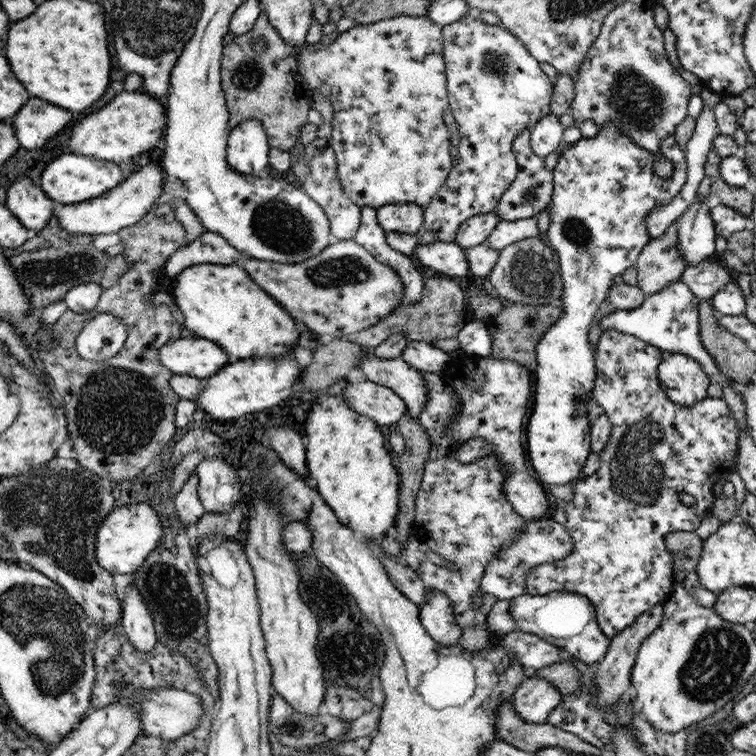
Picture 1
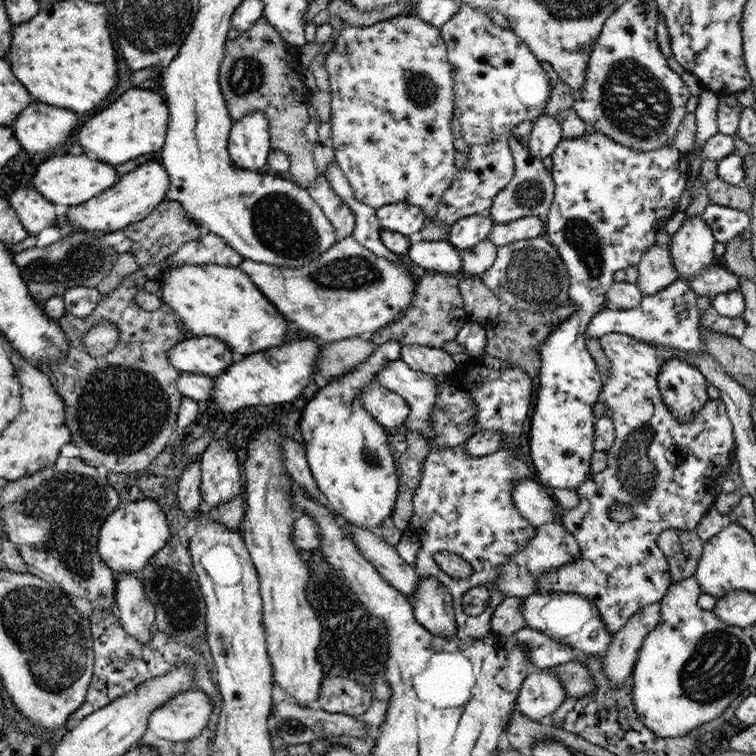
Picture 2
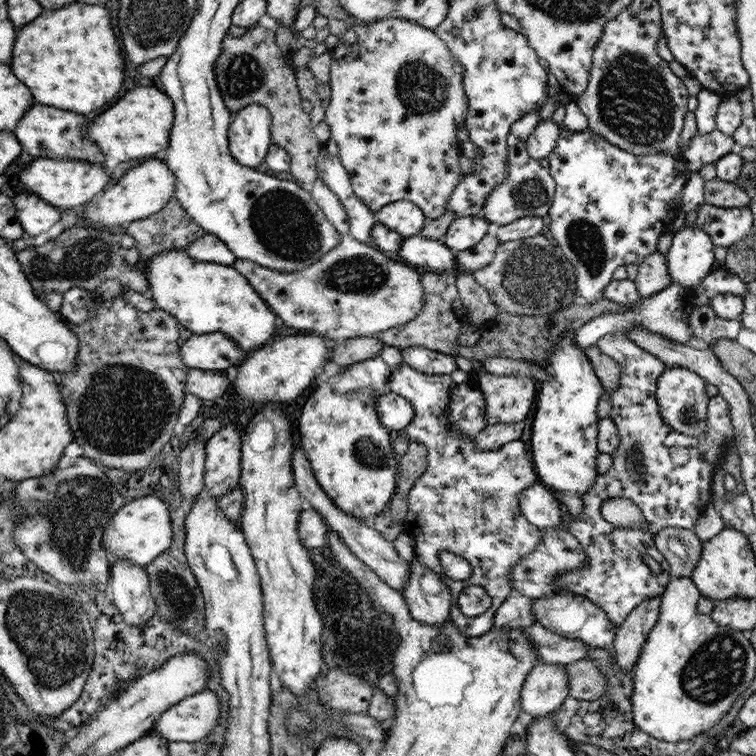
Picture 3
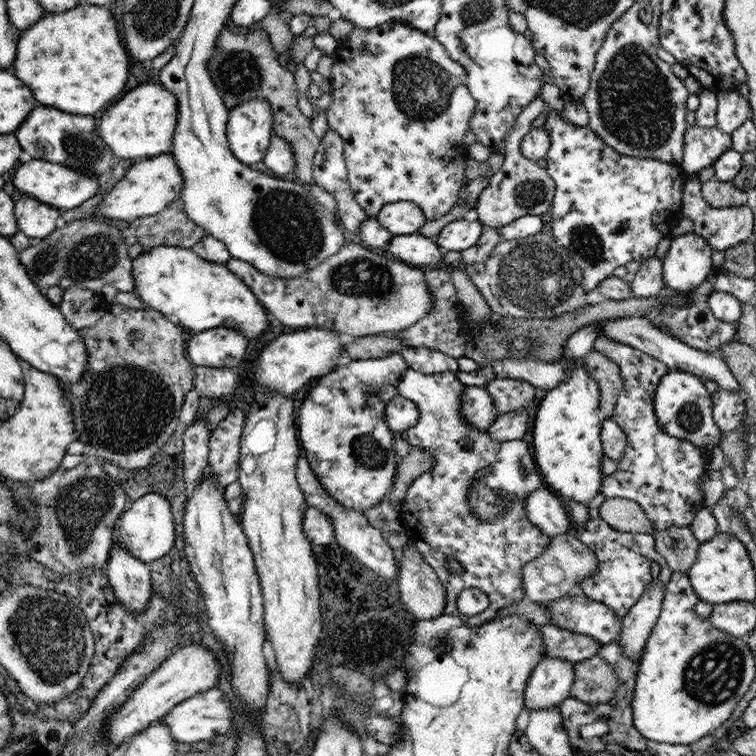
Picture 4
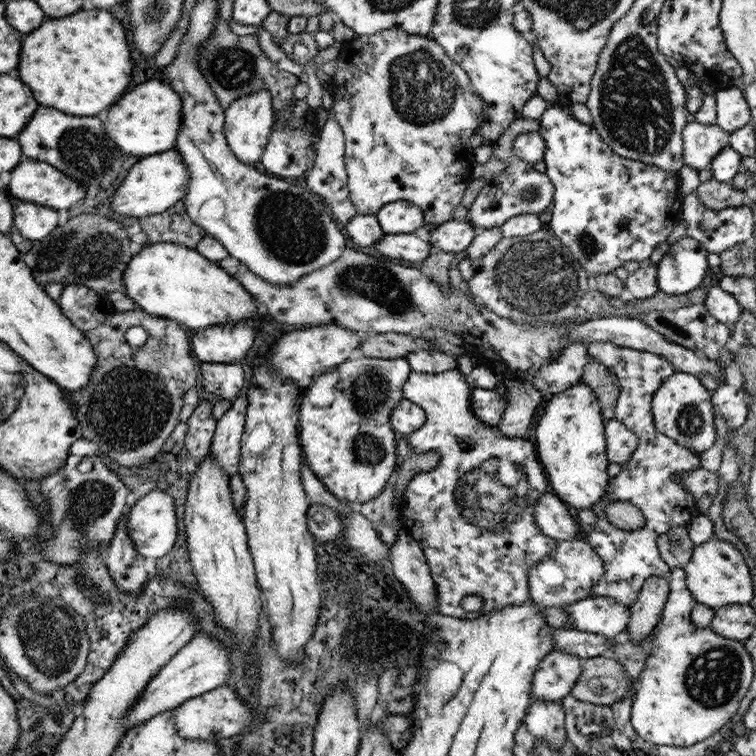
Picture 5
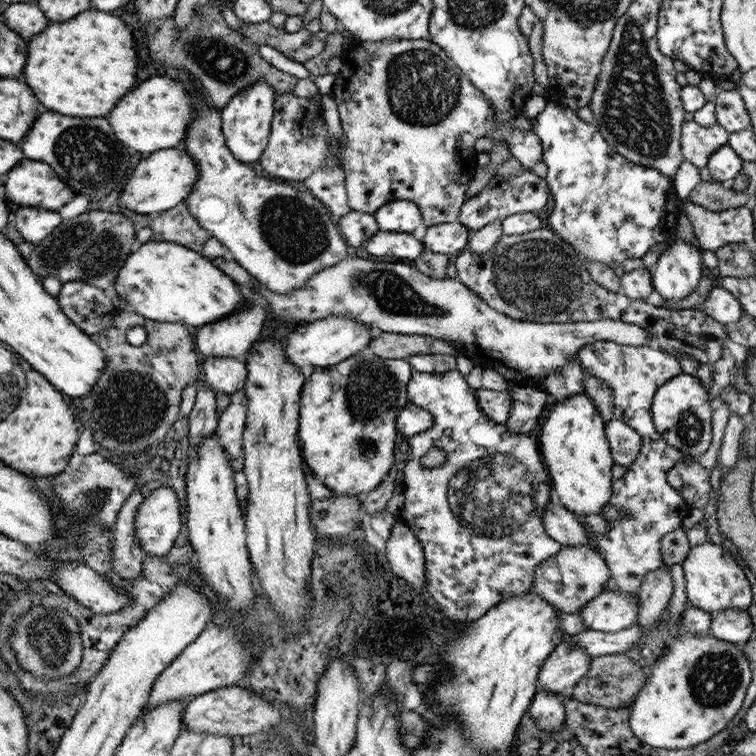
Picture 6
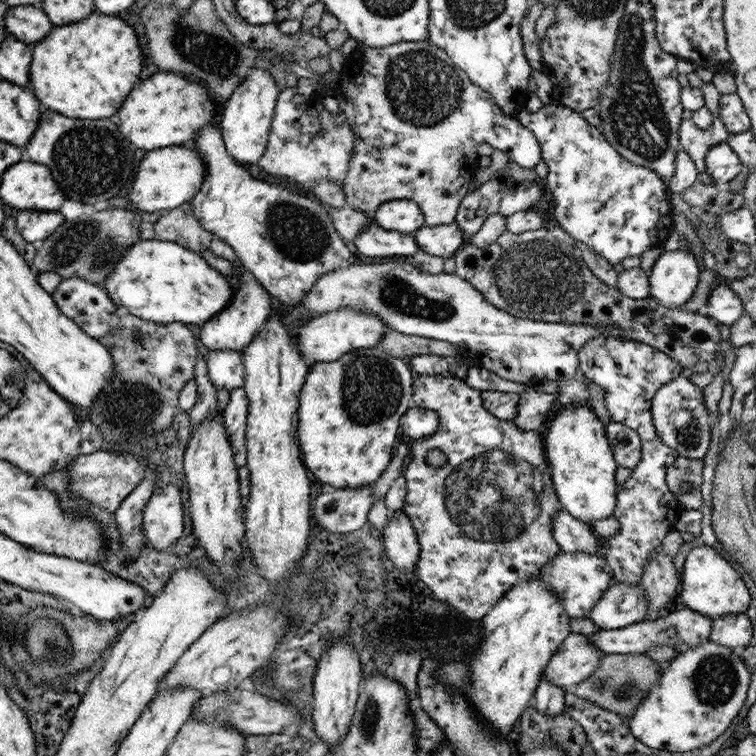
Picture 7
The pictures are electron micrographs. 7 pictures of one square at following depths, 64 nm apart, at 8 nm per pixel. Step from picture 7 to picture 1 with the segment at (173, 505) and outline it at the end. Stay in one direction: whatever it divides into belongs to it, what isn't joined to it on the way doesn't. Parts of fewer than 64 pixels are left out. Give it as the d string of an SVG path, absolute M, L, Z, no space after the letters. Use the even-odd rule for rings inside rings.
M133 503L132 506L115 507L100 526L96 538L95 554L99 564L114 574L133 574L142 566L146 557L162 536L168 535L158 513L149 504Z

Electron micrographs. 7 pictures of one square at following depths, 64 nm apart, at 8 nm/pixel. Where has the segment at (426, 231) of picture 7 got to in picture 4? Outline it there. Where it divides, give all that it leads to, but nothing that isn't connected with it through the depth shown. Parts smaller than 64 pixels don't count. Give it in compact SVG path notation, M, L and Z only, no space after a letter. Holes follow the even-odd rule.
M459 219L445 225L437 236L438 245L446 253L448 251L462 252L478 242L486 226L482 225L478 219L469 222Z

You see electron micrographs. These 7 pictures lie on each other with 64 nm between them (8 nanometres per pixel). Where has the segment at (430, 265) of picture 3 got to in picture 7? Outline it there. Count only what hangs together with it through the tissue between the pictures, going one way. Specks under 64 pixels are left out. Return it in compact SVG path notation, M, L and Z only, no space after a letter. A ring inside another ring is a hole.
M373 219L368 228L360 230L354 244L358 254L370 258L386 258L386 256L410 256L419 249L414 235L390 231L382 228Z

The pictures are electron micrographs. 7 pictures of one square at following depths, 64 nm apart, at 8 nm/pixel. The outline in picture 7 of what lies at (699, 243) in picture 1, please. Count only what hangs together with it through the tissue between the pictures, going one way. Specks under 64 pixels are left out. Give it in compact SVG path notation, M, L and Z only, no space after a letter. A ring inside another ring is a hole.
M665 250L649 273L650 296L666 308L681 308L692 298L699 278L700 266L692 251Z

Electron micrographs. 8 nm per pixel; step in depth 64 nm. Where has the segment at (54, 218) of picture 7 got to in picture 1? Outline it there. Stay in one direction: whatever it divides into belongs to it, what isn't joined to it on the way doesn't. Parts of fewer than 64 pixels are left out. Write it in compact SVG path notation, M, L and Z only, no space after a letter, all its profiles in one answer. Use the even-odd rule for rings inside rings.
M26 174L10 184L5 204L32 234L48 224L54 210L54 204L47 193L36 186L34 180L26 178Z

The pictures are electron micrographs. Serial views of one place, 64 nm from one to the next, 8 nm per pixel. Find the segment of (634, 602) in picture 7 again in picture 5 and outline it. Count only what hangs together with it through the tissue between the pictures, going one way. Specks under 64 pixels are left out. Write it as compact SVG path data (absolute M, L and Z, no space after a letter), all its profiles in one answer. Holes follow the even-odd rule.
M590 596L563 608L572 629L615 638L625 633L631 611L606 596Z

